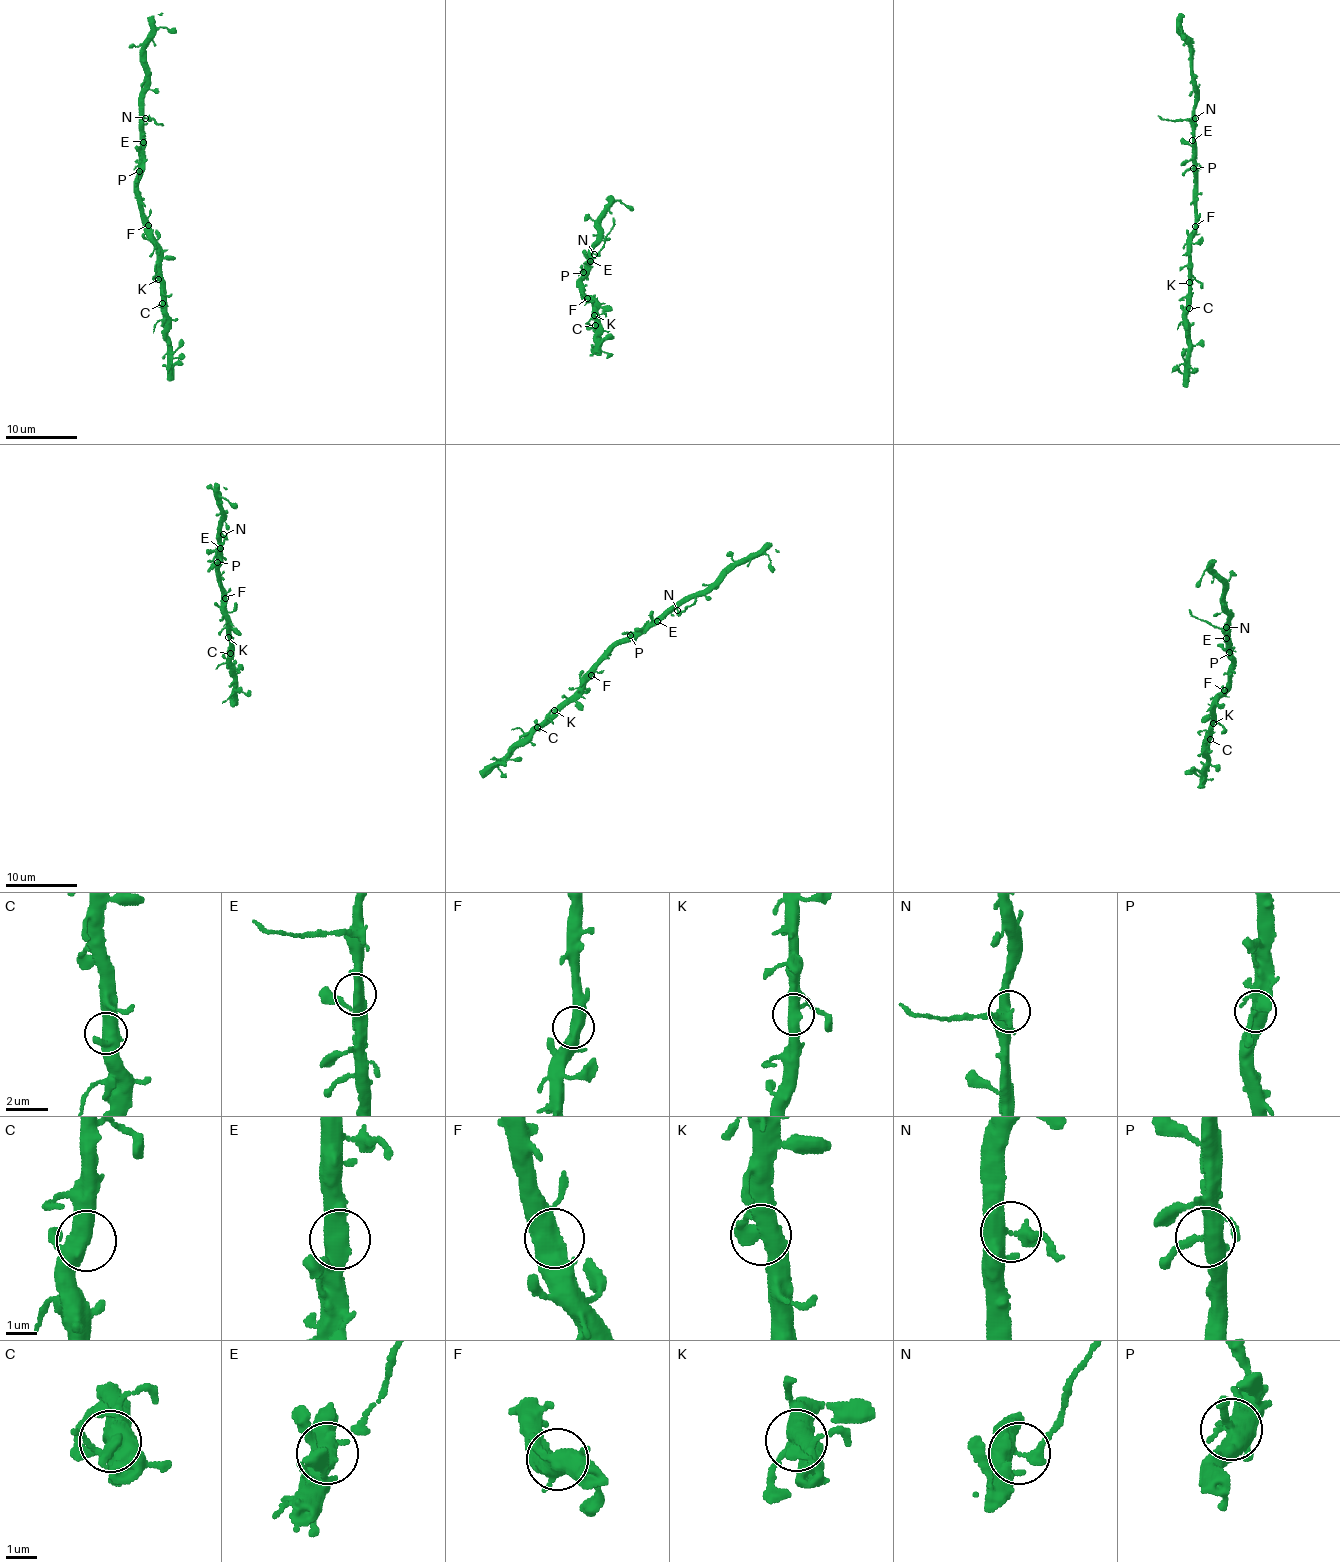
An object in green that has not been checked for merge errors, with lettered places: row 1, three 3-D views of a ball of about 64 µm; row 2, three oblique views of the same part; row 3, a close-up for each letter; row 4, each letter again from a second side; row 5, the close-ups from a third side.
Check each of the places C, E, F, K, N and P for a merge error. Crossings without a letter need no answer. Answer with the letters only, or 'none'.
N

